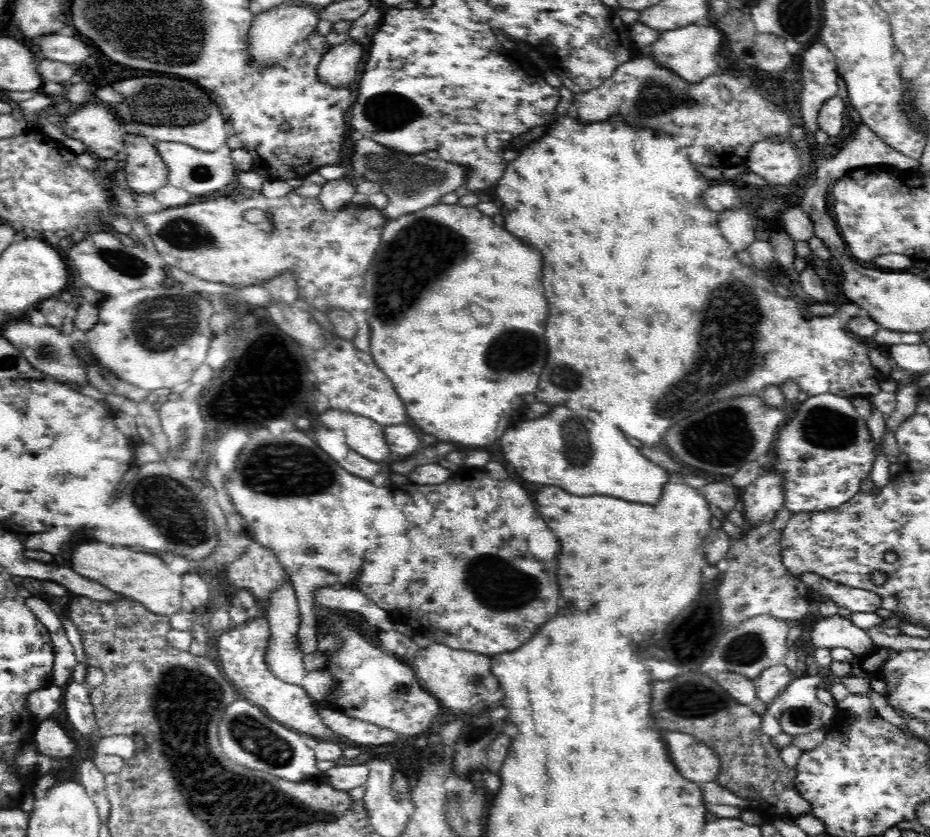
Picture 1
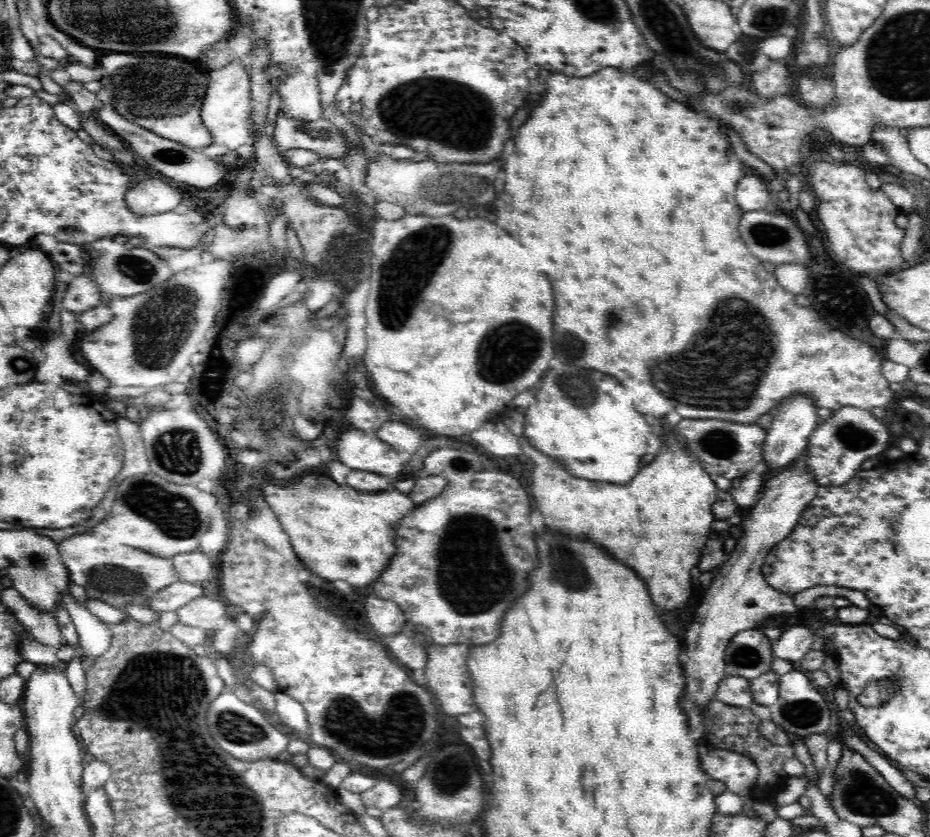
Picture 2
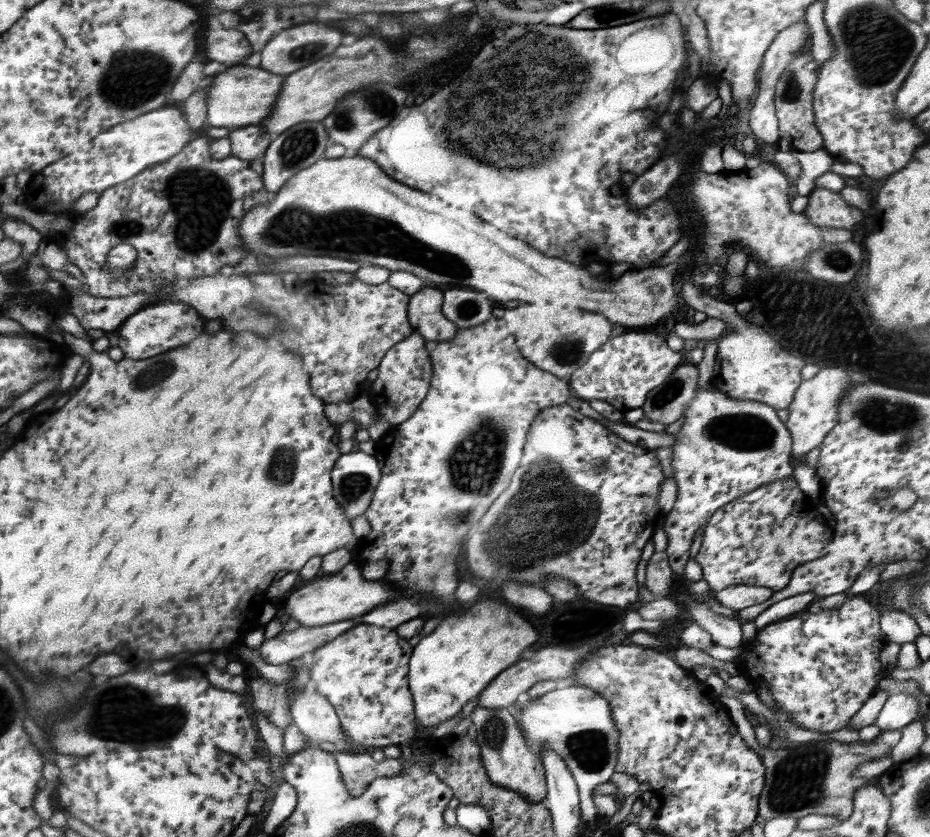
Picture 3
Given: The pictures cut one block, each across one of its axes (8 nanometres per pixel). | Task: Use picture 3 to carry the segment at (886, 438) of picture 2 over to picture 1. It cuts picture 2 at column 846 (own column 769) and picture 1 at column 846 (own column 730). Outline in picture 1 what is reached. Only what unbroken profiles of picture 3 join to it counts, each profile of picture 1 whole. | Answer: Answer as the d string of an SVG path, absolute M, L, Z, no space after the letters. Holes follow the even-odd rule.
M836 393L816 394L802 402L795 416L789 419L780 432L775 454L778 464L774 469L782 475L785 491L784 507L792 511L792 514L834 509L844 505L860 492L862 480L871 476L872 467L877 460L877 450L866 418L860 416L849 397Z

